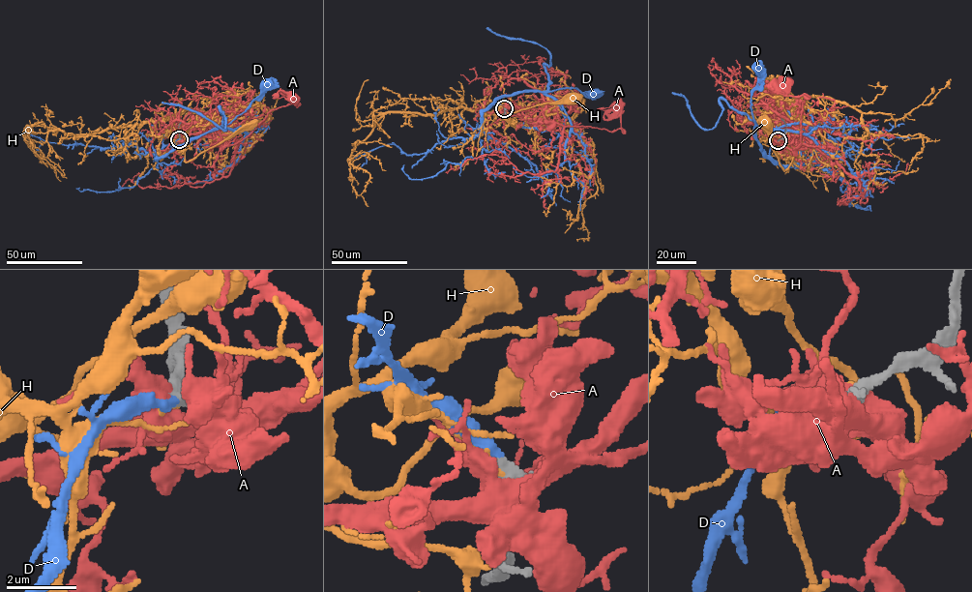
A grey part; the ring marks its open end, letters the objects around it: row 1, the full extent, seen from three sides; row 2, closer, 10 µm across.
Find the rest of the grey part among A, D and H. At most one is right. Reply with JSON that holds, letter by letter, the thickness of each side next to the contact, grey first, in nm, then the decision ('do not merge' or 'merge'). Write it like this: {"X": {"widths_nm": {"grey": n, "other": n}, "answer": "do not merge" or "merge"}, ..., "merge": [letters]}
{"A": {"widths_nm": {"grey": 360, "other": 550}, "answer": "do not merge"}, "D": {"widths_nm": {"grey": 360, "other": 360}, "answer": "merge"}, "H": {"widths_nm": {"grey": 360, "other": 240}, "answer": "do not merge"}, "merge": ["D"]}

